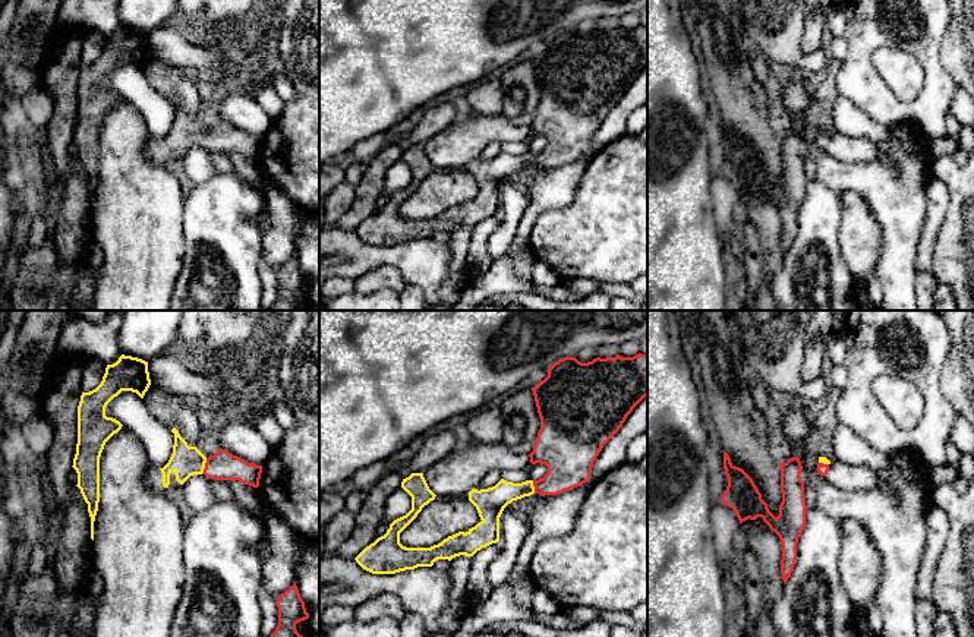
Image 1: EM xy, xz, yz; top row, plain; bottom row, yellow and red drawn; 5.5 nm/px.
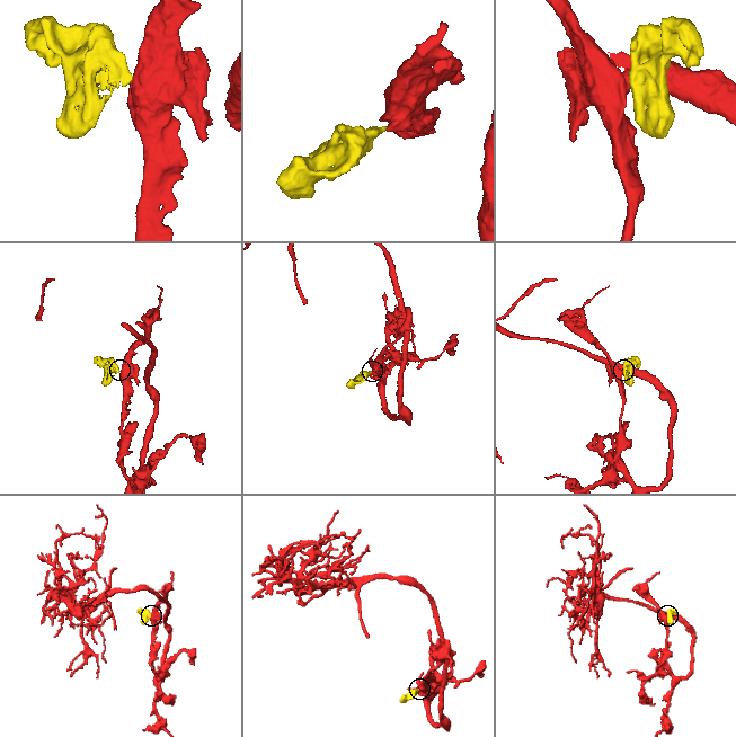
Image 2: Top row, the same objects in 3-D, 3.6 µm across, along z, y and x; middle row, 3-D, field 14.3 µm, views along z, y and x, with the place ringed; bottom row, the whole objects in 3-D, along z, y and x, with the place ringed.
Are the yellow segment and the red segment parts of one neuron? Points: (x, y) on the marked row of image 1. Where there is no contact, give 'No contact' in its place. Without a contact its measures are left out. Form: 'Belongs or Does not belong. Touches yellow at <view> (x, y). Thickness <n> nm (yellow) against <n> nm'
Belongs. Touches yellow at xy (204, 466). Thickness 160 nm (yellow) against 160 nm

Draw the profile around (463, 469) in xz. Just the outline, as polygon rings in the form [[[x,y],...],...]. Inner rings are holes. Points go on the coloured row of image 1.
[[[472,442],[456,447],[448,455],[431,466],[423,477],[429,489],[439,496],[463,495],[479,486],[494,472],[524,470],[530,463],[527,454],[516,454],[504,442]]]

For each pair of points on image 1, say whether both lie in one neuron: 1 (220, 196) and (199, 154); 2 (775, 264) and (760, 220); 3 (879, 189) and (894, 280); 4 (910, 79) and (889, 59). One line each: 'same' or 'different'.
1: different
2: same
3: same
4: same

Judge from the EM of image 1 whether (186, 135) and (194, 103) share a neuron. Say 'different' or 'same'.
different

